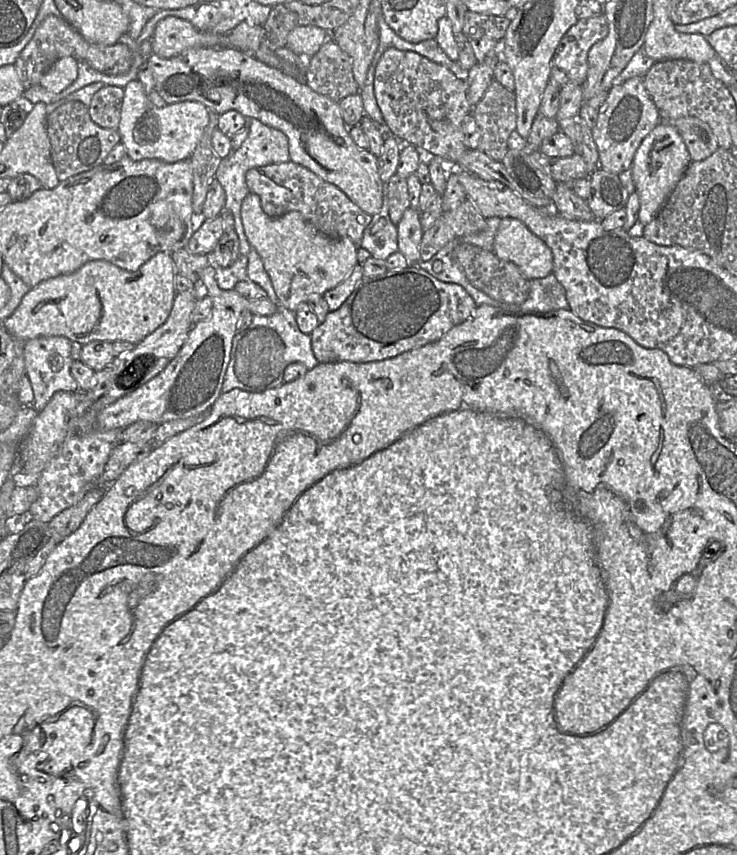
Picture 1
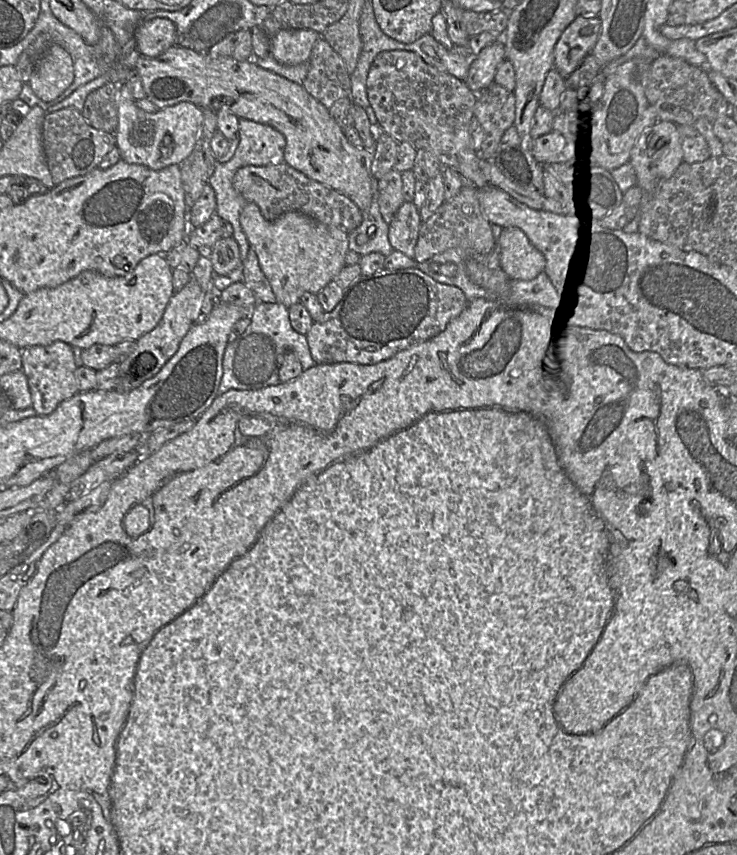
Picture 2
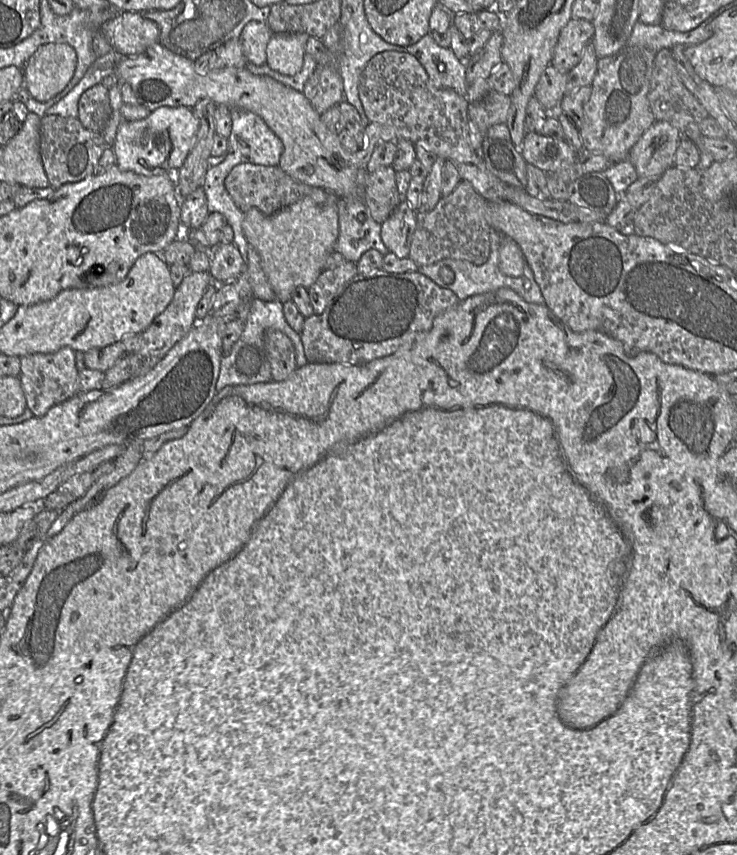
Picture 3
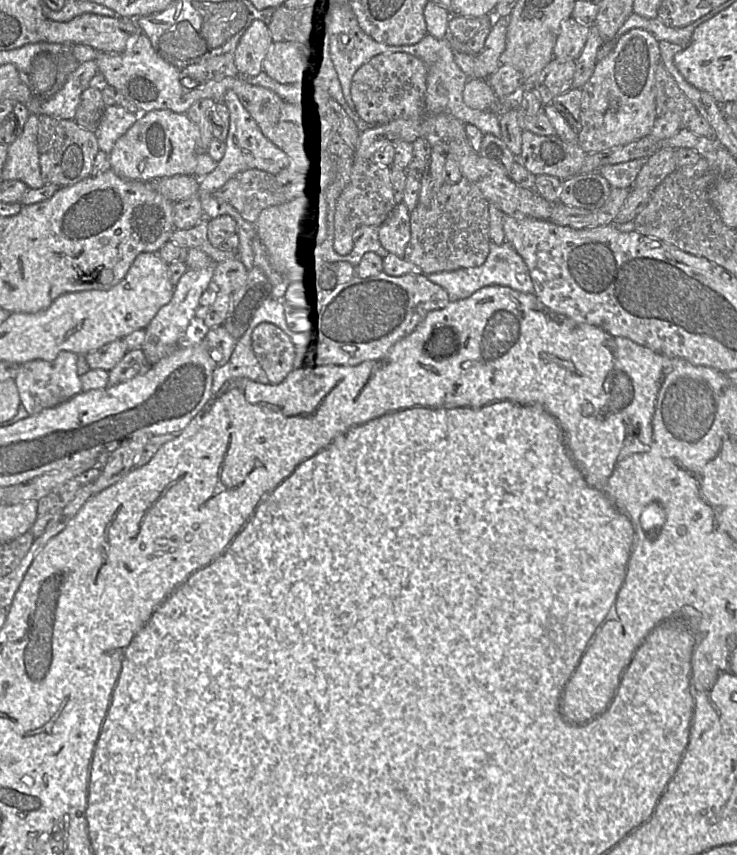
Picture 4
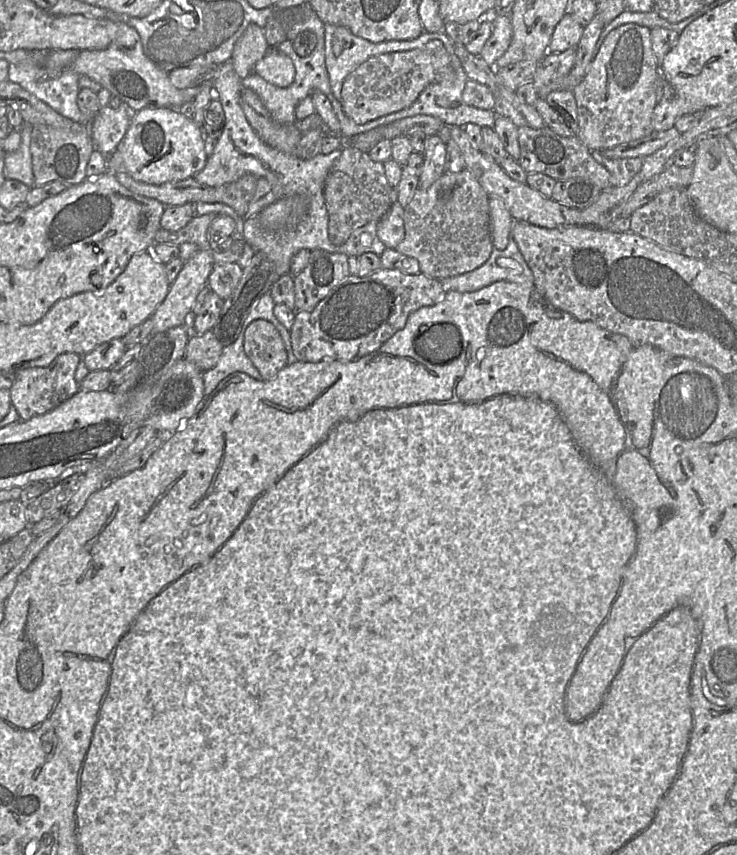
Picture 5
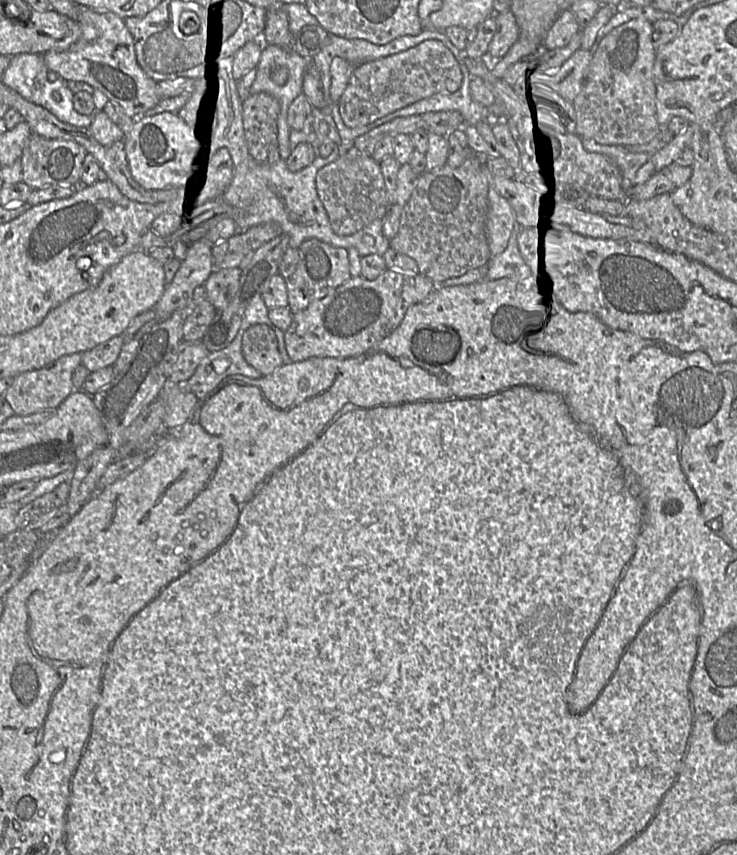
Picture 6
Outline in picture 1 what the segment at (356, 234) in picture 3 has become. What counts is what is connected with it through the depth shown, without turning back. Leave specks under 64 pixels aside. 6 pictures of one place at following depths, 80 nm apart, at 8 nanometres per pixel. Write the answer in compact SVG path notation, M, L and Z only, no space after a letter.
M384 217L375 224L372 224L372 221L373 219L365 228L359 247L366 249L374 258L386 260L391 254L398 252L397 226L392 223L390 217Z

